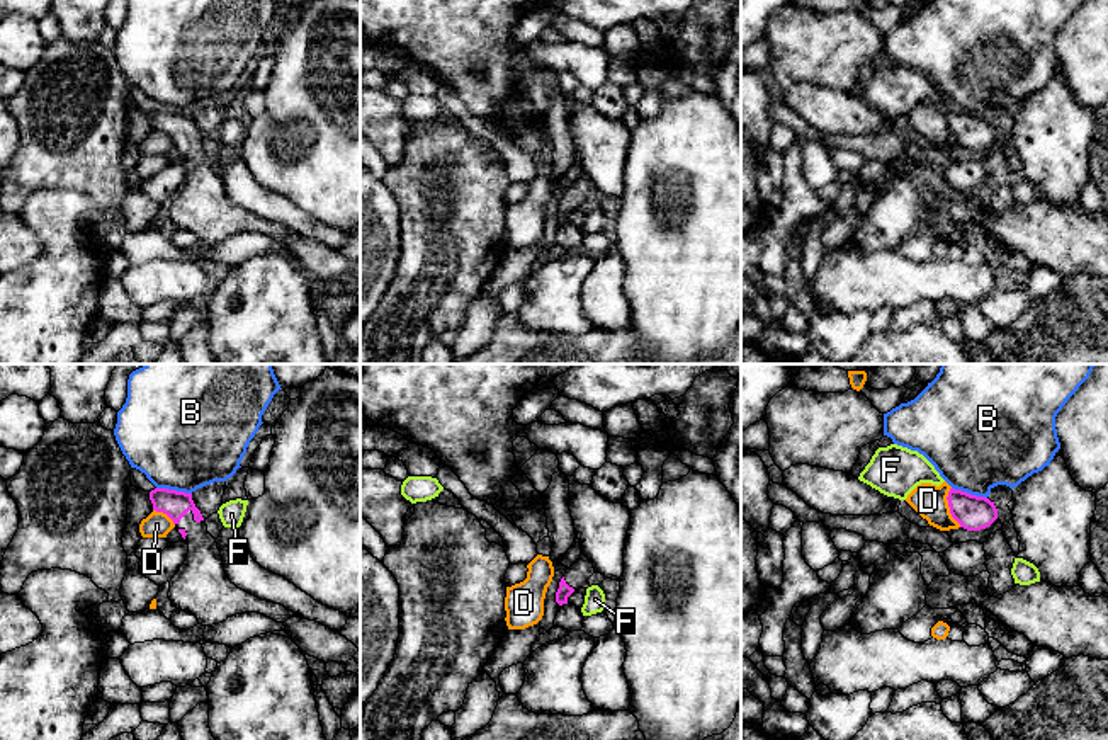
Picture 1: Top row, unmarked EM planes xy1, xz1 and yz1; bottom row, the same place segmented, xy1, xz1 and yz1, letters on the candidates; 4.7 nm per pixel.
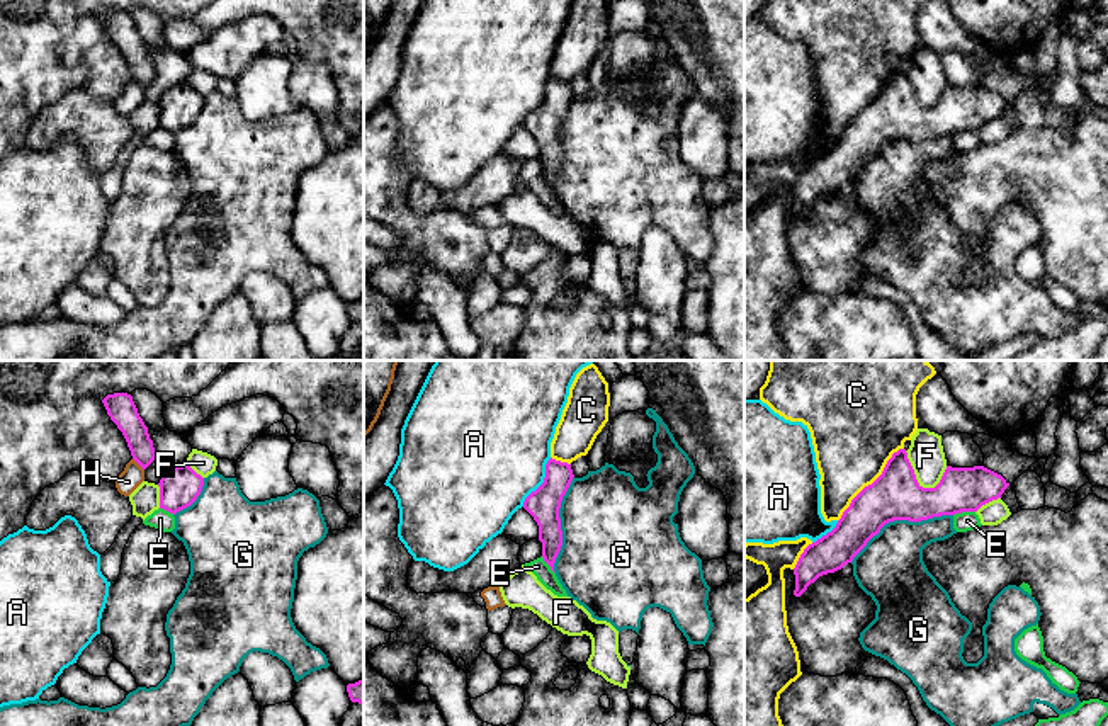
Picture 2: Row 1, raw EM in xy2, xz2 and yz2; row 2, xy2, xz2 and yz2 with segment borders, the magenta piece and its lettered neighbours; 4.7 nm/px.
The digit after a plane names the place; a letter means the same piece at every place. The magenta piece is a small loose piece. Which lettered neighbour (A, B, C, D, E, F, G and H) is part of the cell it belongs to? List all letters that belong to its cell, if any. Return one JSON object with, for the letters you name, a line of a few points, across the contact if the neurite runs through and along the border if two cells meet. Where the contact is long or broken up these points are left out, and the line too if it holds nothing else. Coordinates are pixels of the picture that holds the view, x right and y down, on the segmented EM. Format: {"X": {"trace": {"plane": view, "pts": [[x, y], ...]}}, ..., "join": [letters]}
{"join": []}

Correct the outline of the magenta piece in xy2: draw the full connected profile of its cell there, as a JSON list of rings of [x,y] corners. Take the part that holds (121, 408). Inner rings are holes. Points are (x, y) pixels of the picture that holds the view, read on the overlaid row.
[[[114,393],[107,394],[102,403],[110,420],[122,432],[133,459],[146,469],[155,461],[156,452],[133,396],[127,393]]]

